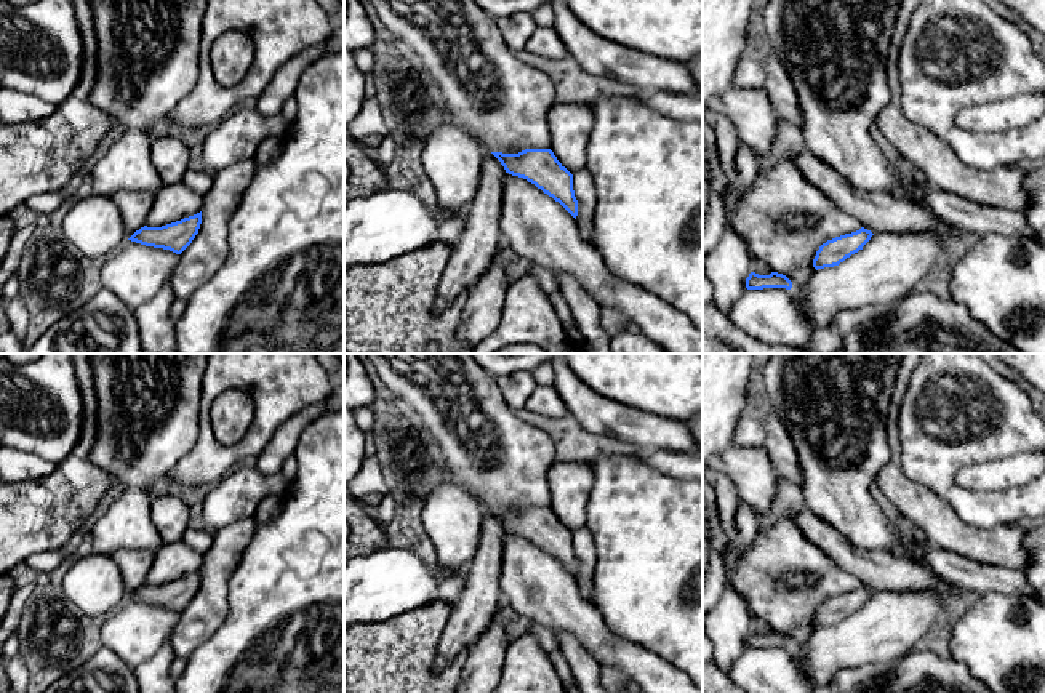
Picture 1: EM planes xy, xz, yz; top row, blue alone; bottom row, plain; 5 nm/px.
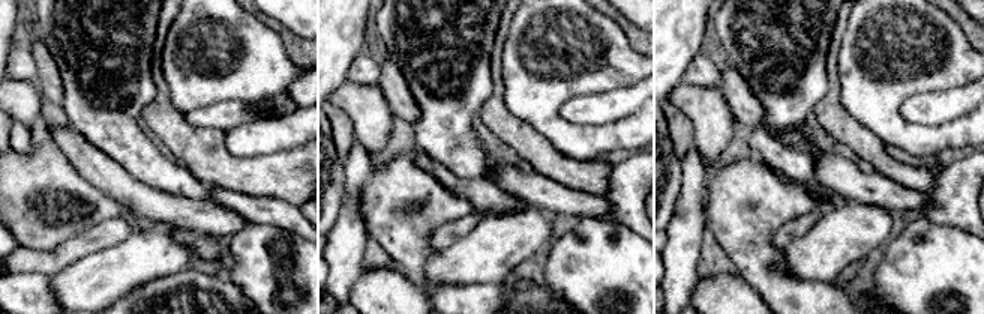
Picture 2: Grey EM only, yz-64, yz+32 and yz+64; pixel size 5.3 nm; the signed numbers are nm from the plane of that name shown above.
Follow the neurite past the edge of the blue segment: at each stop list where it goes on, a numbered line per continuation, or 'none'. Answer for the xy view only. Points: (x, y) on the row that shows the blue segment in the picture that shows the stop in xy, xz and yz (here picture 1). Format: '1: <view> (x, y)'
none

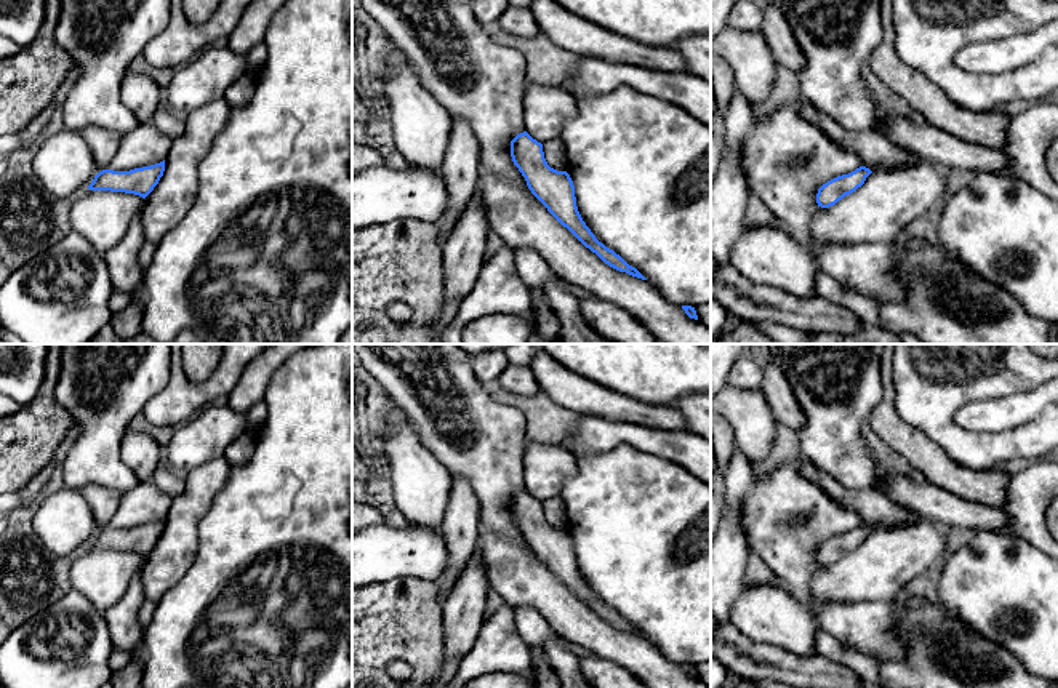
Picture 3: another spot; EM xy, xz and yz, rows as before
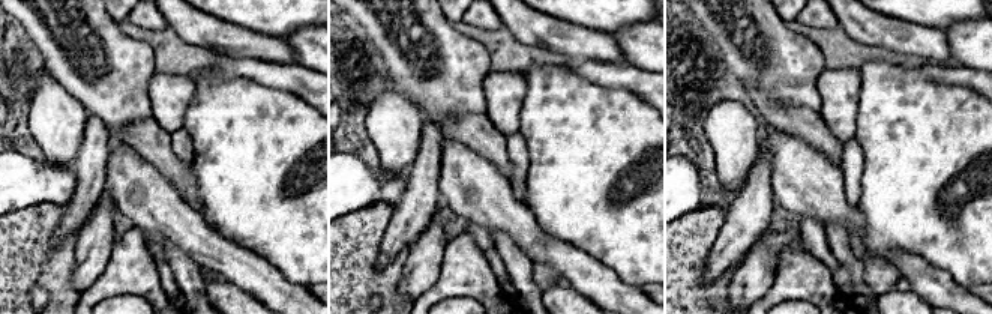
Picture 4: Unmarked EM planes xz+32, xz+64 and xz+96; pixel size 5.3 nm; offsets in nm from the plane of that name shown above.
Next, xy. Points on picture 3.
none

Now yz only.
none

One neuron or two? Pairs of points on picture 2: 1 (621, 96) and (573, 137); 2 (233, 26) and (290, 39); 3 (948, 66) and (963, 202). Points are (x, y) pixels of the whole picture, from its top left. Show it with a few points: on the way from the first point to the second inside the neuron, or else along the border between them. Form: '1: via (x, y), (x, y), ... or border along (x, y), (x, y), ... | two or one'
1: border along (605, 92), (572, 96), (560, 108), (558, 114) | two
2: border along (276, 32), (288, 56), (302, 68) | two
3: via (899, 95), (894, 117), (915, 138), (968, 152) | one

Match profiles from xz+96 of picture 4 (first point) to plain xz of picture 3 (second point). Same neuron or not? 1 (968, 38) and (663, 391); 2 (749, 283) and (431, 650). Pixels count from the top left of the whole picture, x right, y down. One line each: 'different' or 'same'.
1: different
2: different

